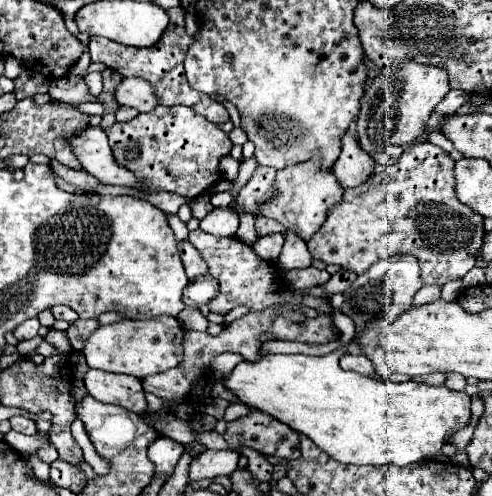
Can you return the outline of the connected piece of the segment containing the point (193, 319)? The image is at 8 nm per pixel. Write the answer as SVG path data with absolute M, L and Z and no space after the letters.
M186 306L176 317L185 329L204 332L207 330L209 321L197 309Z

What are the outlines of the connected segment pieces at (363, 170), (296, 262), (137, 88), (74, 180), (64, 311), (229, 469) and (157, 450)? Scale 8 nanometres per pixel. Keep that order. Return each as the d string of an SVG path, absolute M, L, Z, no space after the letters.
M346 132L342 138L342 152L332 166L332 172L344 188L362 184L374 172L376 162L358 146L354 134Z
M288 232L282 252L278 256L278 266L284 270L292 270L292 268L308 268L310 264L312 264L312 256L306 248L306 242L298 234Z
M124 78L116 90L116 102L138 112L150 112L158 106L156 92L144 78Z
M50 160L50 168L54 170L56 176L60 176L62 180L70 182L70 184L76 184L80 186L82 190L86 190L88 194L92 194L92 186L98 184L98 180L94 176L90 176L86 170L74 170L74 168L68 168L64 164L60 164L58 160Z
M56 306L56 308L52 308L52 314L54 314L56 320L66 320L66 322L78 320L76 312L72 312L72 308L68 308L68 306Z
M204 450L196 458L192 458L188 476L190 480L230 476L238 466L238 458L240 454L232 450Z
M158 436L150 448L148 448L148 458L156 464L156 476L172 476L174 466L178 462L178 458L182 456L184 446L168 436Z

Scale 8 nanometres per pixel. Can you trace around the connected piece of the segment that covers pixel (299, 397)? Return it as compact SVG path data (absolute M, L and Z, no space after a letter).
M338 293L331 299L333 321L341 333L341 348L328 356L268 354L256 362L244 360L224 376L224 386L242 404L288 424L344 464L408 466L436 456L448 432L470 424L470 396L466 392L452 392L446 386L428 386L416 380L374 380L342 370L339 359L346 354L345 347L355 335L355 323L340 311L345 299L338 298L342 296Z

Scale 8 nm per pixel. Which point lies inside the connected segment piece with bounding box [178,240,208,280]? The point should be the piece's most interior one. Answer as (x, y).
(193, 262)

